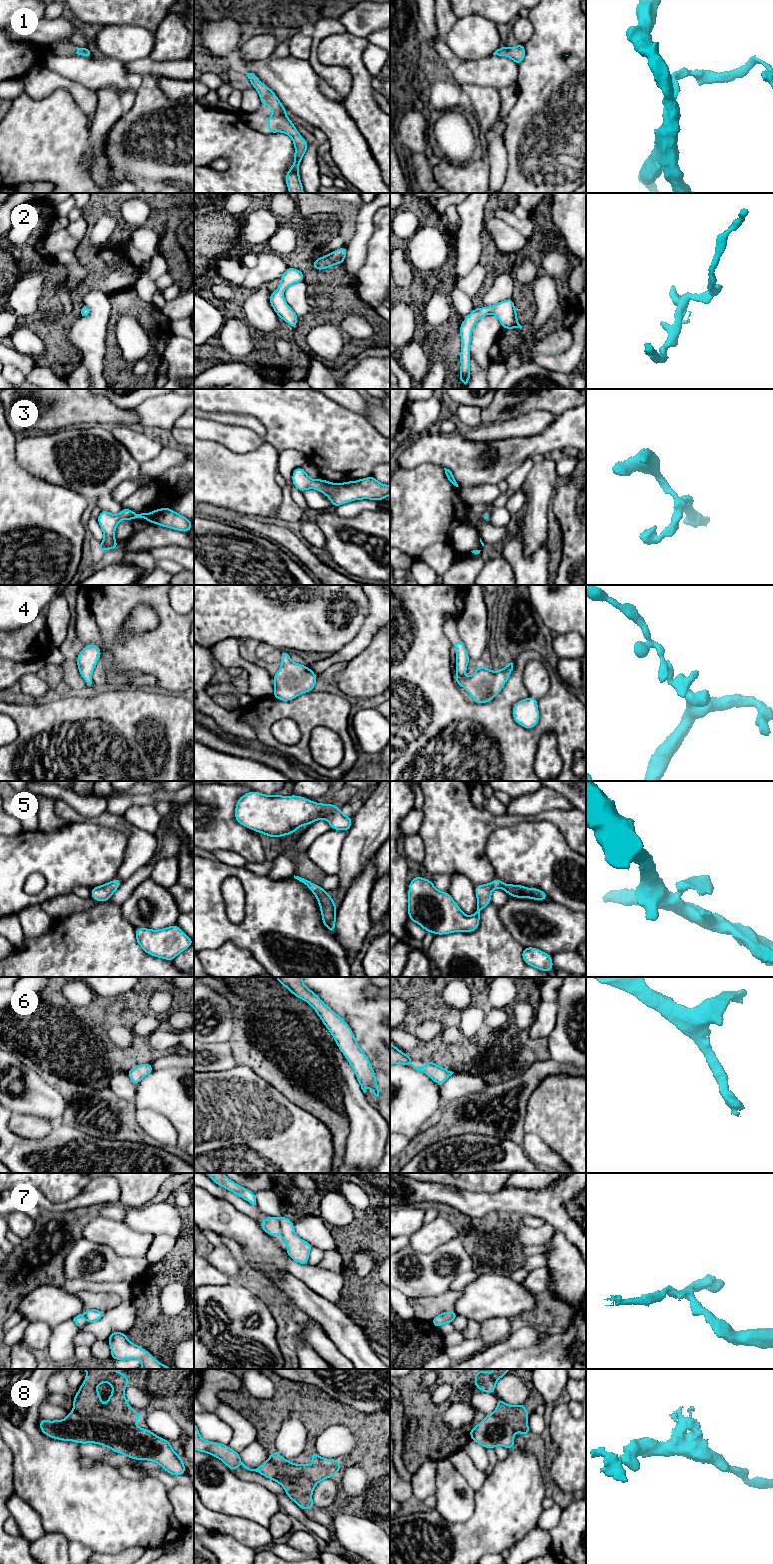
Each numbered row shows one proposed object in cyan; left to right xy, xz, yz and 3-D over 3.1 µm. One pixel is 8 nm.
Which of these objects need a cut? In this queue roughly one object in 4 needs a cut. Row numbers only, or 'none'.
7, 8

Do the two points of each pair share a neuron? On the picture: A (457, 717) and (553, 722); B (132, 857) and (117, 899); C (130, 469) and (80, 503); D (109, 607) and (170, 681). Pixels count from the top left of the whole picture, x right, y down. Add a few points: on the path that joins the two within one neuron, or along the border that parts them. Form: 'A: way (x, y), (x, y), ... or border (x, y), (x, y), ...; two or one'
A: way (481, 722), (494, 734), (529, 734); one
B: border (141, 867), (123, 882); two
C: border (66, 487), (89, 499); two
D: way (110, 629), (121, 647), (148, 659); one

